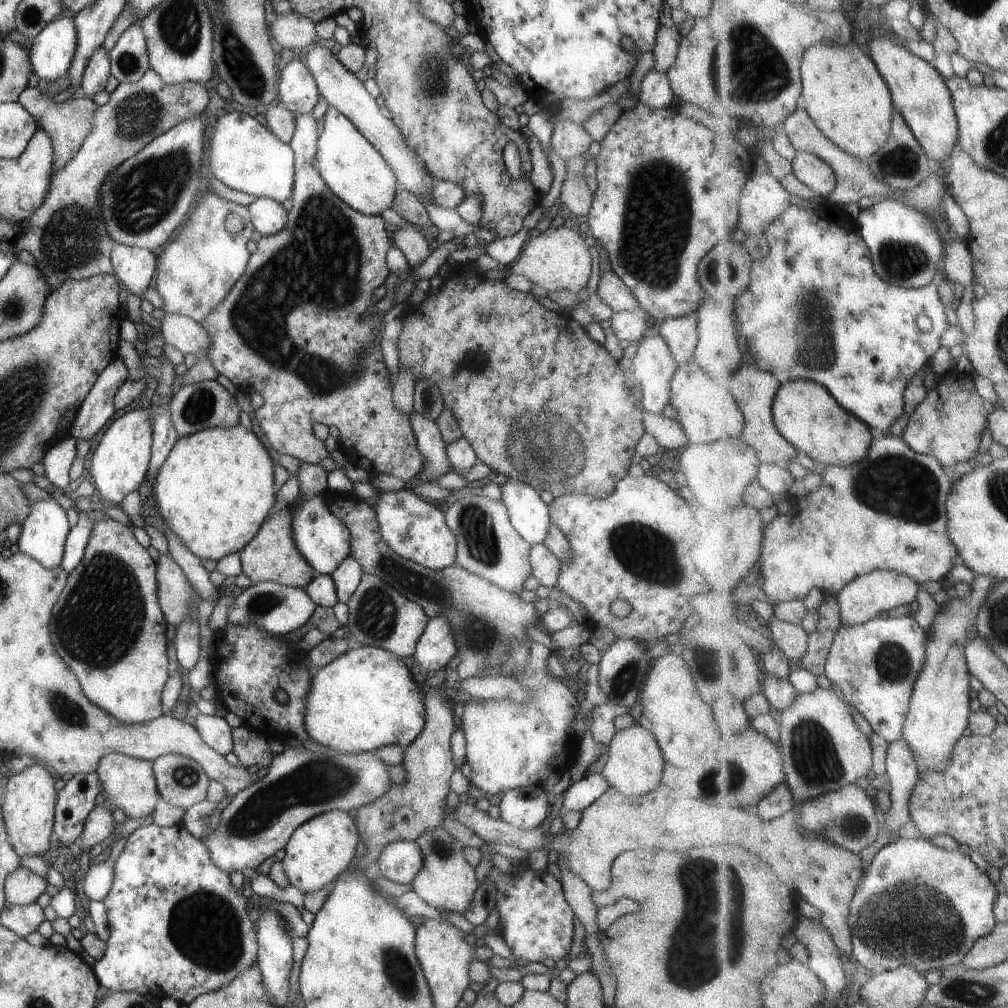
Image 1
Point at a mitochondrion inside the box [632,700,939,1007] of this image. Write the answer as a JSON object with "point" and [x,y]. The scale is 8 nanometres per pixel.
{"point":[692,951]}

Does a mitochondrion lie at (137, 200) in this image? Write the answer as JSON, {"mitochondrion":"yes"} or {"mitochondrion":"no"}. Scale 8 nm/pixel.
{"mitochondrion":"yes"}

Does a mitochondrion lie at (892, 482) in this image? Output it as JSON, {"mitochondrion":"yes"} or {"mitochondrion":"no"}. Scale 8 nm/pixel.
{"mitochondrion":"yes"}

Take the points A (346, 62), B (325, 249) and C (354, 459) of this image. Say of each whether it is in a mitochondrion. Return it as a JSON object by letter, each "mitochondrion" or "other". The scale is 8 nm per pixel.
{"A":"other","B":"mitochondrion","C":"other"}

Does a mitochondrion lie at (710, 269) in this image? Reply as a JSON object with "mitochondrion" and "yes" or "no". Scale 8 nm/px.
{"mitochondrion":"yes"}

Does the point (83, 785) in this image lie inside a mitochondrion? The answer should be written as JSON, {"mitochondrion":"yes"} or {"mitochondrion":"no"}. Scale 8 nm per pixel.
{"mitochondrion":"no"}

